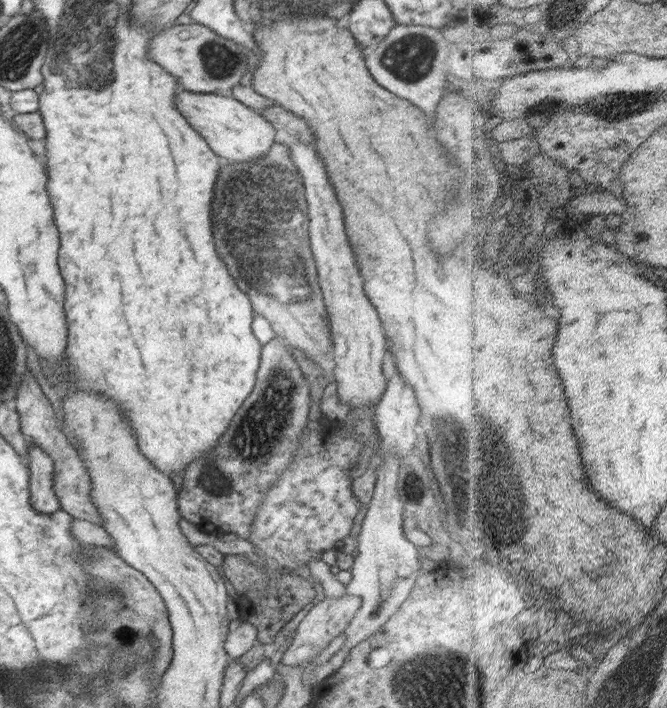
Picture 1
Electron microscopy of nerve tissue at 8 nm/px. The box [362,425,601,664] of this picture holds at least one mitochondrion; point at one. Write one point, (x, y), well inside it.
(390, 596)

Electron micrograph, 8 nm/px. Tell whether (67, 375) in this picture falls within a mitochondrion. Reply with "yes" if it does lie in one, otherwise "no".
no

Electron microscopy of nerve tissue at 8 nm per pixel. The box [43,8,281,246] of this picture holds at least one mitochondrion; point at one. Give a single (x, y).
(216, 65)

